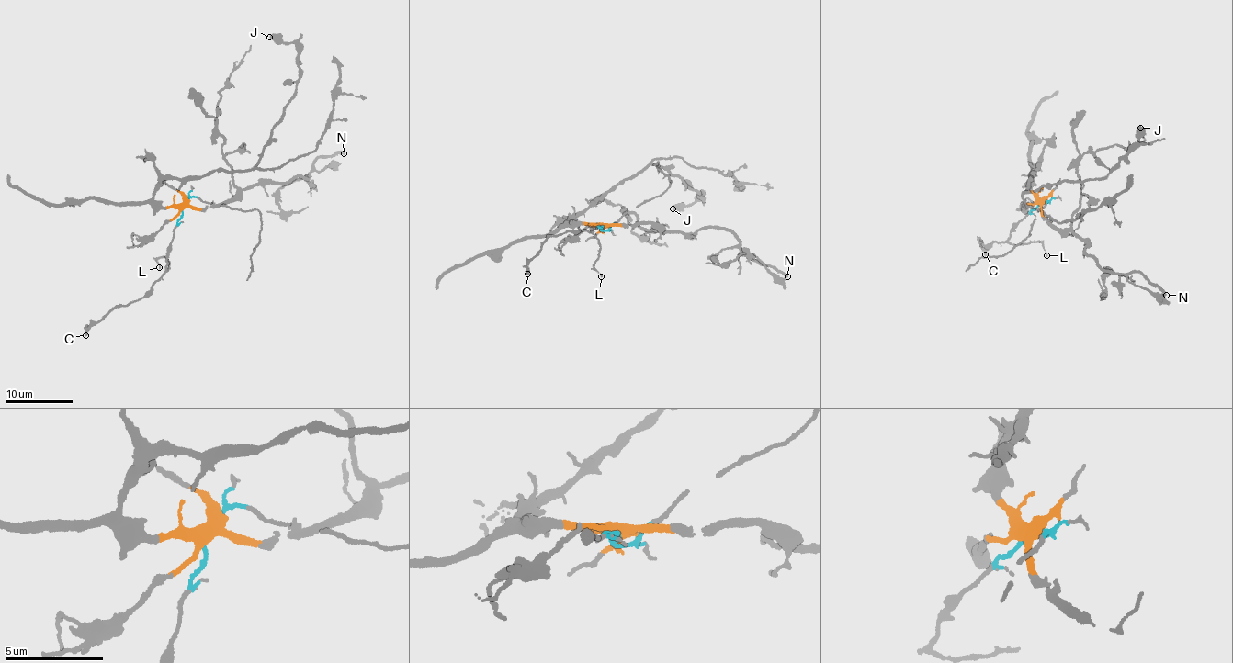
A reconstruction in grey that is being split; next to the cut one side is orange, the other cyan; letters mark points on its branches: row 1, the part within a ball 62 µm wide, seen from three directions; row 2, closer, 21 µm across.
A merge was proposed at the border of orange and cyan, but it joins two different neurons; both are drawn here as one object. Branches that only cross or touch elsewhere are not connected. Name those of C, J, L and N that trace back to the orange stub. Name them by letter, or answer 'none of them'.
J, N

